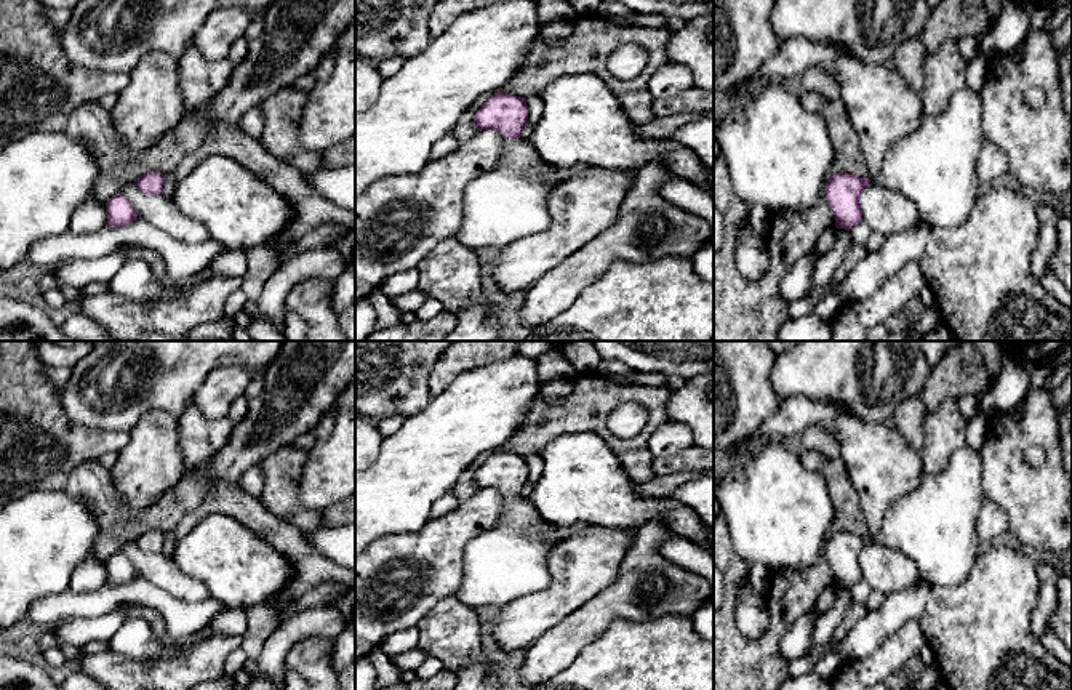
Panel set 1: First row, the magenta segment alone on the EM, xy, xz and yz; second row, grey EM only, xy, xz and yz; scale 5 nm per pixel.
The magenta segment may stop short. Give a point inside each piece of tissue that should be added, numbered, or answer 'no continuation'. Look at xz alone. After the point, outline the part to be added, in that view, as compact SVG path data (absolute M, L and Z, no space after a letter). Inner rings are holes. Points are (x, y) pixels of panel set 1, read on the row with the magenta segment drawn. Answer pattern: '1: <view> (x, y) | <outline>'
1: xz (509, 202) | M507 139L498 166L472 179L464 194L458 240L472 248L502 248L550 224L546 178L554 173L528 139Z

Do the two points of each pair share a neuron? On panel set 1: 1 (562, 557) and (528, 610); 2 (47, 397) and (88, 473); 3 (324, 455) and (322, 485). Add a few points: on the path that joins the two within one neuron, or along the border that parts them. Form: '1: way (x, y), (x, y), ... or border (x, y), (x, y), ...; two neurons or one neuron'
1: way (562, 572), (562, 583), (543, 602); one neuron
2: border (98, 458), (82, 461), (63, 487); two neurons
3: way (324, 463), (324, 477); one neuron

